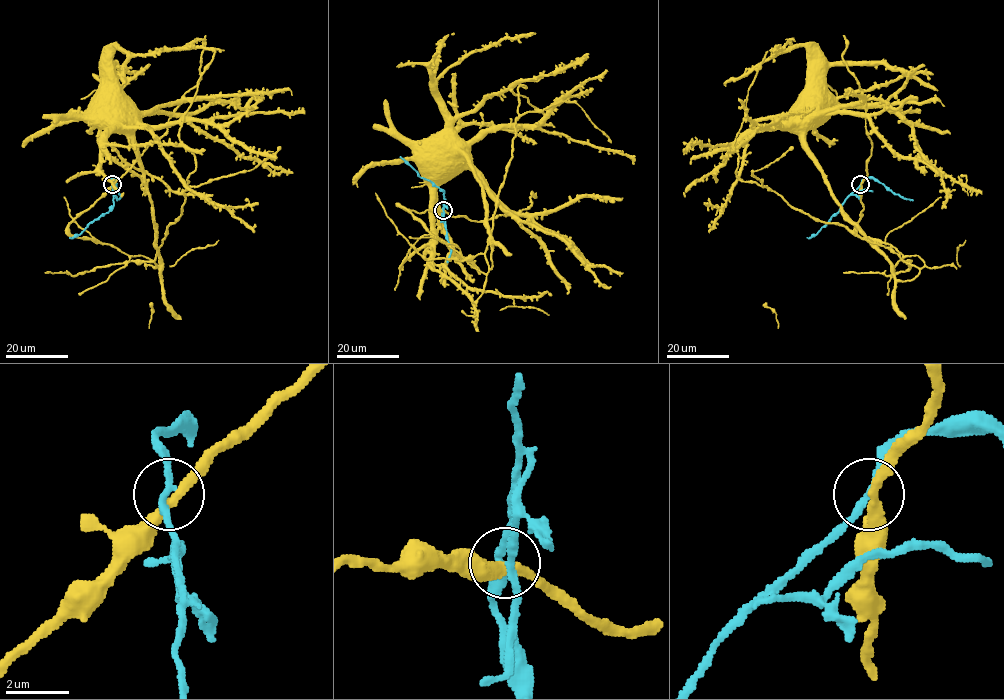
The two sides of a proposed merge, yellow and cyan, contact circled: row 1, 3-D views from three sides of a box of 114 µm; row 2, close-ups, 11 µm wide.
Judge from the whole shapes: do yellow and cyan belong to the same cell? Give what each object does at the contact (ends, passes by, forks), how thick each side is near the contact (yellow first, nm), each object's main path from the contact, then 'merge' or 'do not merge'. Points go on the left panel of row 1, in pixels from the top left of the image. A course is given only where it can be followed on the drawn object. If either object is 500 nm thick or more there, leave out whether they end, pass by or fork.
yellow passes by; cyan passes by; calibres 320 and 220 nm; course yellow (112, 184), (160, 138), (167, 129), (173, 110), (181, 102), (145, 111), (124, 133), (119, 131), (123, 124); course cyan (112, 184), (112, 208), (79, 234), (69, 237); do not merge

